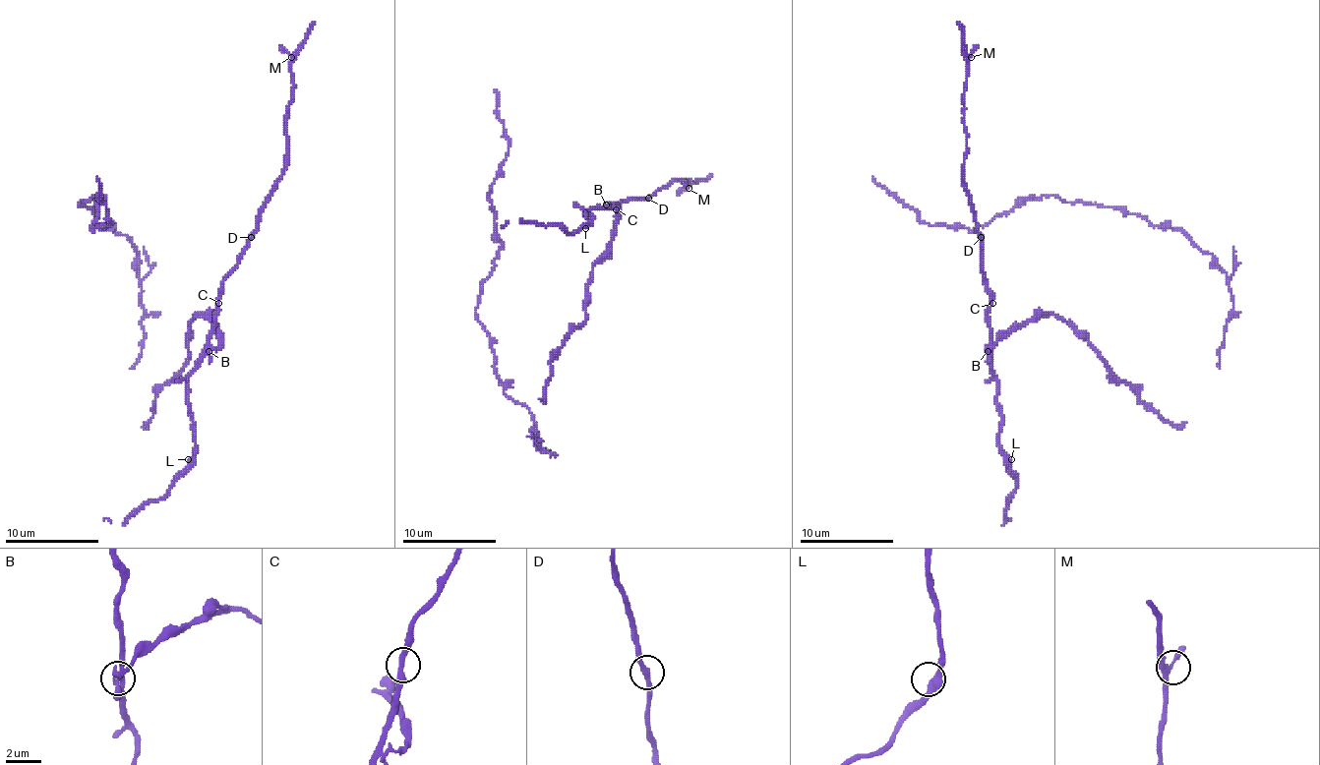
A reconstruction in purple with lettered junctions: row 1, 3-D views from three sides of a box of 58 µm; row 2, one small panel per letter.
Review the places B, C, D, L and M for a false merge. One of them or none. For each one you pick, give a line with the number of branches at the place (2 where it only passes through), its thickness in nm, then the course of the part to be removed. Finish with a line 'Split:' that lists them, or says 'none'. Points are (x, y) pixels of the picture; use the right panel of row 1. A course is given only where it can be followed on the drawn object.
B: Branches: 3. Thickness 280 nm
Split: B

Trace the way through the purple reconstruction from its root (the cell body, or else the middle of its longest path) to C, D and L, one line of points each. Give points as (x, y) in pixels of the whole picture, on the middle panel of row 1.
C: (543, 389), (553, 354), (585, 320), (585, 284), (616, 218), (614, 205), (607, 206), (616, 209)
D: (543, 389), (553, 354), (585, 320), (585, 284), (616, 218), (614, 205), (607, 206), (648, 198)
L: (543, 389), (553, 354), (585, 320), (585, 284), (611, 240), (614, 205), (592, 206), (585, 228)

